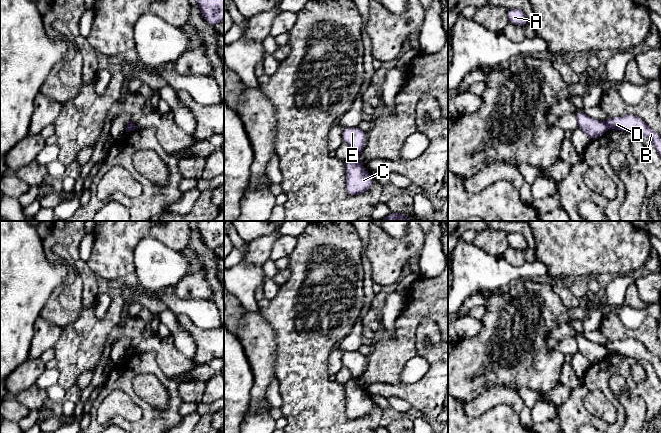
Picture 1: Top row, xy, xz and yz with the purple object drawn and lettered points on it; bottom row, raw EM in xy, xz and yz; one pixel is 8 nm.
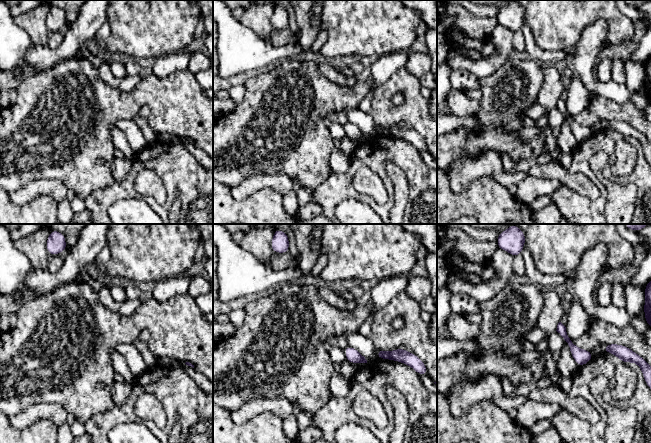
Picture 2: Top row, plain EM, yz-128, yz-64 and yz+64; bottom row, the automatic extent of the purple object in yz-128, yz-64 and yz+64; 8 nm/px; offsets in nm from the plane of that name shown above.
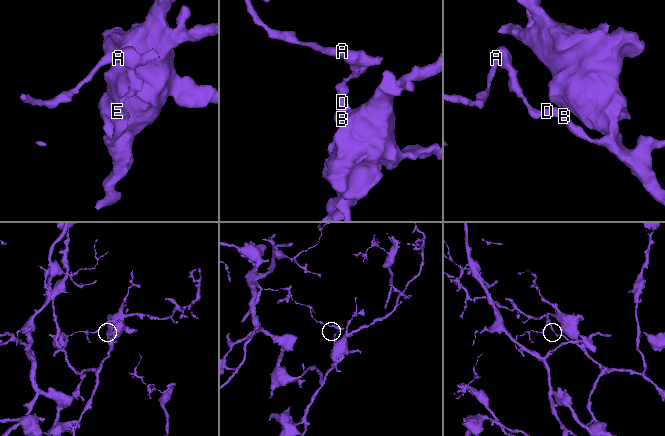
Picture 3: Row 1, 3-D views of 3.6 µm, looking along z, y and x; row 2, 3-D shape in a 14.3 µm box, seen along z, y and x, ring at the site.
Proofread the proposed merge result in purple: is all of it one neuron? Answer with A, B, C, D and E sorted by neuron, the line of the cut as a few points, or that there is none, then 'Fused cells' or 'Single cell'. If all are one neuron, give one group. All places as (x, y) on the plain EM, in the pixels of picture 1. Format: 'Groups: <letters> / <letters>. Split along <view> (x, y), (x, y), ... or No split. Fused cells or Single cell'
Groups: A E / B C D. Split along yz (605, 346), (609, 352). Fused cells

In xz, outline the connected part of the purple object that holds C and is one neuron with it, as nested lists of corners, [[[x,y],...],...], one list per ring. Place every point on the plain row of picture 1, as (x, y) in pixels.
[[[351,379],[346,384],[346,396],[346,416],[349,420],[365,417],[374,409],[371,397],[364,393],[358,380]]]

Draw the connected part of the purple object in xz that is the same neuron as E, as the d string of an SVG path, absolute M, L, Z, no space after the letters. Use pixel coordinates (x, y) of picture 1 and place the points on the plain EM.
M358 351L345 352L342 362L350 369L352 379L355 380L359 380L367 368L366 356Z

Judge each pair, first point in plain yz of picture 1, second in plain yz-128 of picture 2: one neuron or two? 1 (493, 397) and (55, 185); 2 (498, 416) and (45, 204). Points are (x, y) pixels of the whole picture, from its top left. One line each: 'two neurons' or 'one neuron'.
1: one neuron
2: one neuron

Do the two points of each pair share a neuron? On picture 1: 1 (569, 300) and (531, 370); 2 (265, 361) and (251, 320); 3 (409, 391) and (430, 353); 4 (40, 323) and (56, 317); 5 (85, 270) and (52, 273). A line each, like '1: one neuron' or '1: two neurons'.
1: two neurons
2: one neuron
3: one neuron
4: two neurons
5: two neurons

